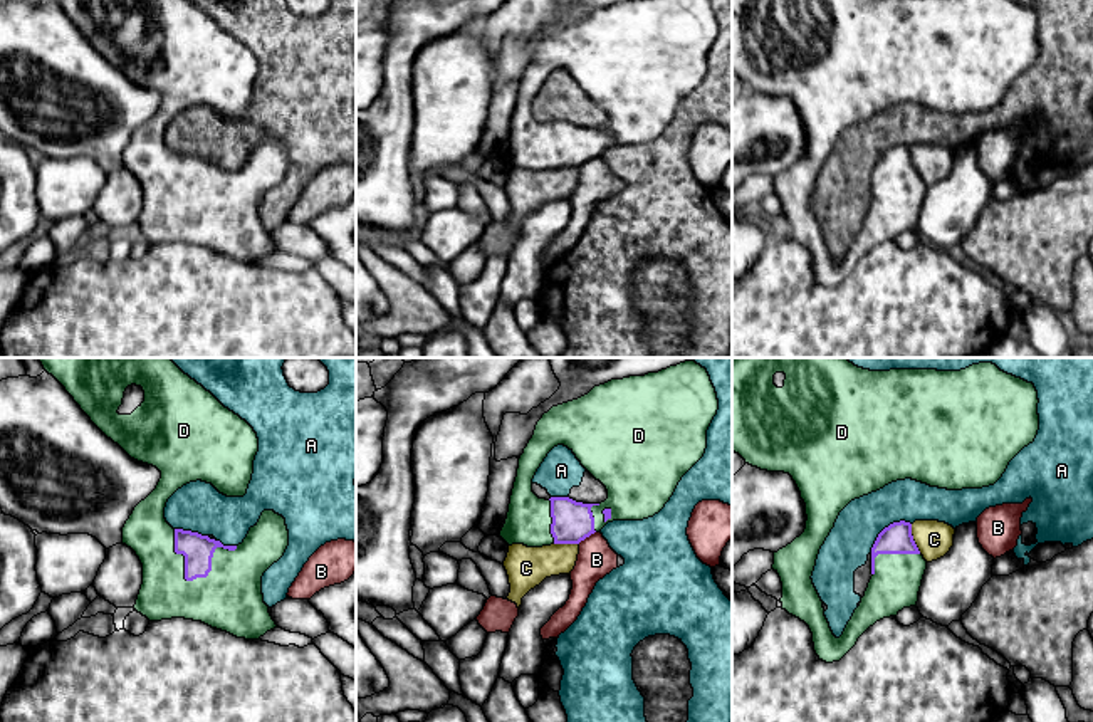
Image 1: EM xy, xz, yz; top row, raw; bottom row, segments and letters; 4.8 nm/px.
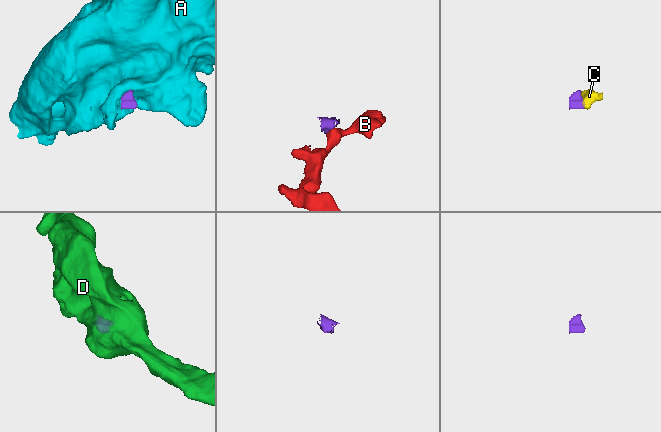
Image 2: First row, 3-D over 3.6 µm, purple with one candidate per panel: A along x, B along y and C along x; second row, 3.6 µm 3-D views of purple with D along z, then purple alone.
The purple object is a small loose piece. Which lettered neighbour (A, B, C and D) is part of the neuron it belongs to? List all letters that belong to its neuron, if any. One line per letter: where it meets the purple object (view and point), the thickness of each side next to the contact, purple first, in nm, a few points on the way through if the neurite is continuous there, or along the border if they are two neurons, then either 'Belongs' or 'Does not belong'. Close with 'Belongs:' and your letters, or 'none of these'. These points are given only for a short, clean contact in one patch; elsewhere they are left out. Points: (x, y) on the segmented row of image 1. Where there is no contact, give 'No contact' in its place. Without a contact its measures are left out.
A: Touches purple at yz (885, 528). Thickness 150 nm (purple) against 220 nm. Boundary: yz (910, 523), (890, 523), (878, 534), (870, 551). Does not belong
B: Touches purple at xz (586, 536). Thickness 190 nm (purple) against 170 nm. Boundary: xz (595, 531), (578, 543). Does not belong
C: Touches purple at yz (912, 539). Thickness 150 nm (purple) against 180 nm. Boundary: yz (910, 524), (910, 534), (920, 553). Does not belong
D: Touches purple at xy (193, 578). Thickness 150 nm (purple) against 300 nm. Path across: xy (198, 549), (193, 578), (217, 585), (230, 598). Belongs
Belongs: D

